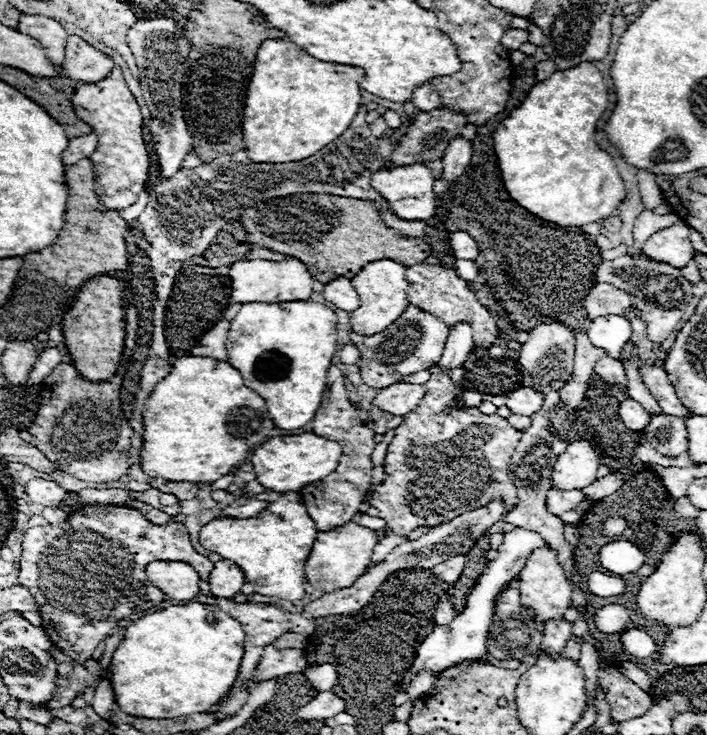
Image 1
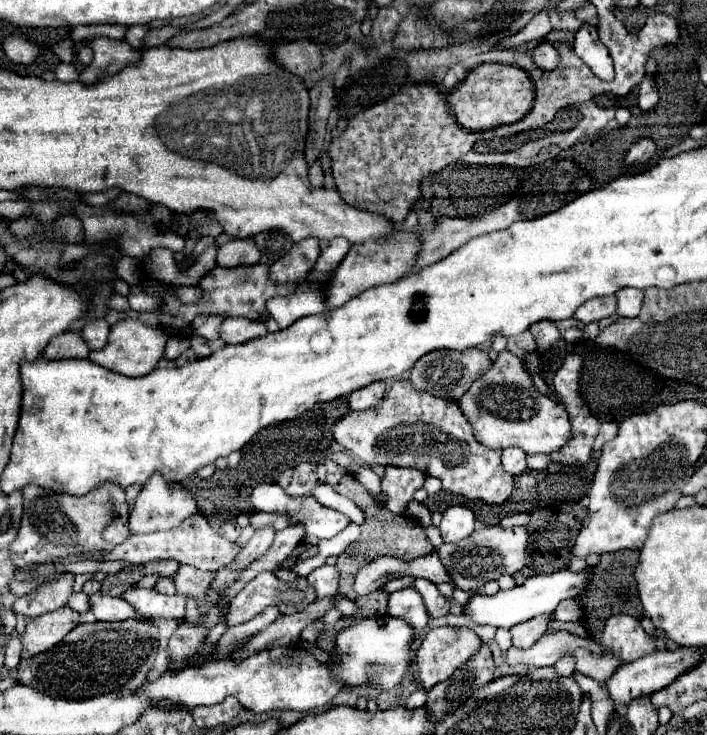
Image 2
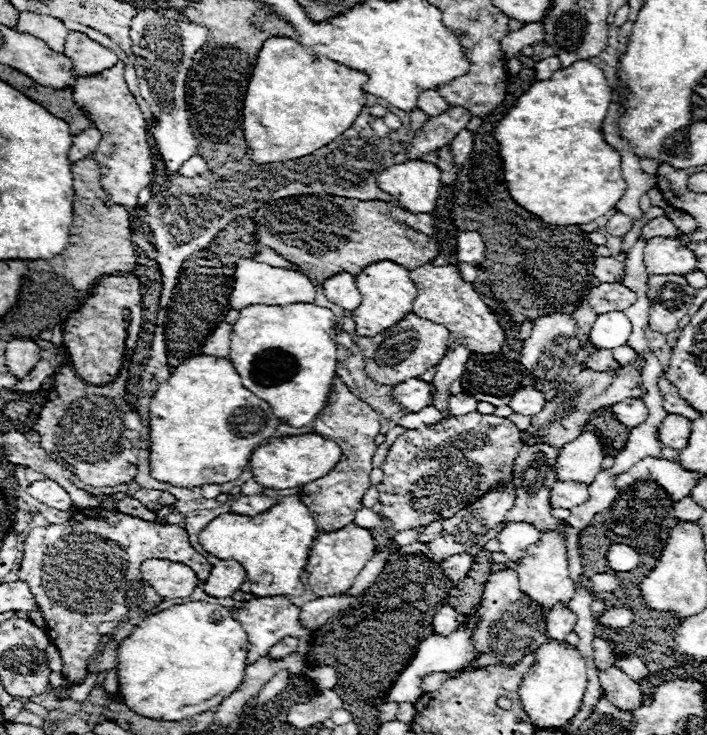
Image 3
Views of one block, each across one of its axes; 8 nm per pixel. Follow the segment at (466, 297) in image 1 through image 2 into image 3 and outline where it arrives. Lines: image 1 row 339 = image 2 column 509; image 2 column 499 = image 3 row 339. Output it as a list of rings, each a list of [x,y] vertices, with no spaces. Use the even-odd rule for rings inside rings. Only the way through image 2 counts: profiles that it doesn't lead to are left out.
[[[420,266],[410,270],[410,278],[418,288],[418,298],[414,300],[414,314],[444,324],[450,330],[450,348],[464,344],[474,354],[496,354],[504,344],[504,330],[496,322],[496,316],[482,302],[480,294],[470,282],[464,282],[458,266]]]

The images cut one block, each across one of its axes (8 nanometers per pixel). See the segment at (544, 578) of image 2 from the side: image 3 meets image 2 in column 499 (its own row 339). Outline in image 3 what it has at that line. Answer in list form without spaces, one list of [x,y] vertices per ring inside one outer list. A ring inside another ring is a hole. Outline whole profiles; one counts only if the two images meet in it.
[[[608,312],[596,318],[590,330],[590,338],[598,348],[612,350],[612,348],[624,346],[628,342],[630,332],[632,332],[632,326],[624,312]]]

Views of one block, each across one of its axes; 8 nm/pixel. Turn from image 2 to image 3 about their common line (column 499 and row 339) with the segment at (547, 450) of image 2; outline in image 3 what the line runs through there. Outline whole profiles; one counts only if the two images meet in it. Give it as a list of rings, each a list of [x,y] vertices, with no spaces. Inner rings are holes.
[[[346,312],[342,320],[342,328],[350,332],[352,338],[362,346],[366,372],[380,384],[400,384],[400,382],[406,382],[408,378],[416,378],[424,374],[428,368],[436,366],[444,358],[448,350],[448,342],[450,342],[450,332],[442,324],[420,320],[414,314],[406,316],[406,320],[400,320],[386,332],[380,332],[378,336],[372,336],[372,338],[356,336],[354,320],[350,320],[350,312]]]

